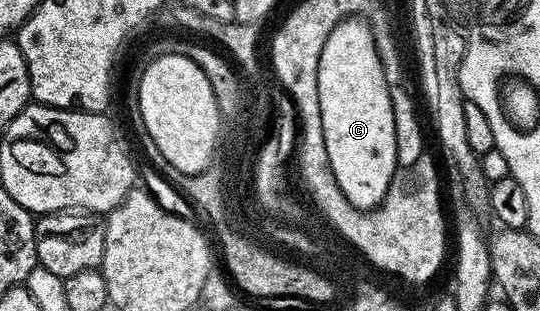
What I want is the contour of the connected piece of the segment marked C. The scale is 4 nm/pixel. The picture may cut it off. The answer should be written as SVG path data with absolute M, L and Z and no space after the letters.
M350 16L344 22L333 27L327 36L327 44L323 44L323 52L316 55L315 58L315 81L319 84L319 96L315 101L319 104L319 112L323 116L323 140L327 140L327 160L329 161L329 170L335 176L335 180L341 189L341 195L345 200L359 211L370 211L376 209L382 200L387 196L389 185L394 174L397 173L399 167L397 164L397 141L395 140L395 116L393 115L393 105L391 104L391 96L387 88L387 80L383 72L383 64L381 57L377 51L377 45L373 39L373 29L369 23L360 16Z

